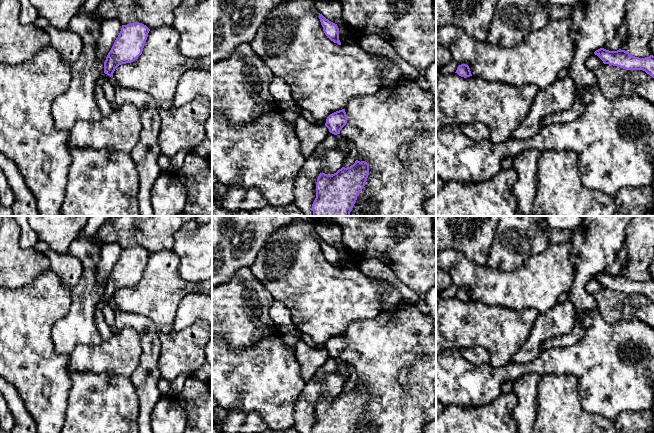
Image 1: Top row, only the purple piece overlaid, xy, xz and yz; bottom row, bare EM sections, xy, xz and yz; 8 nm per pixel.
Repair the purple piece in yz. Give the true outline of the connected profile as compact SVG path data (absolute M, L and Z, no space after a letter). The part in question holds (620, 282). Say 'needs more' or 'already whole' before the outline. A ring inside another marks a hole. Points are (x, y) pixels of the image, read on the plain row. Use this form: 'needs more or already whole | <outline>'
already whole | M600 272L594 276L604 288L617 290L626 294L643 294L654 302L654 280L639 282L625 274L609 275Z

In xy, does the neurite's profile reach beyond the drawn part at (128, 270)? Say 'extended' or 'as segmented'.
extended

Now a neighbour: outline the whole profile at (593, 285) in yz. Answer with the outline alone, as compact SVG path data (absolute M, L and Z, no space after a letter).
M592 278L585 286L586 291L592 294L603 288L603 285L595 278Z

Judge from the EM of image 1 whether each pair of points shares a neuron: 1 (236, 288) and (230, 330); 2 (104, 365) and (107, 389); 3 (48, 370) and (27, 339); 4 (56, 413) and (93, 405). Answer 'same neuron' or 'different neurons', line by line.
1: same neuron
2: different neurons
3: same neuron
4: different neurons

